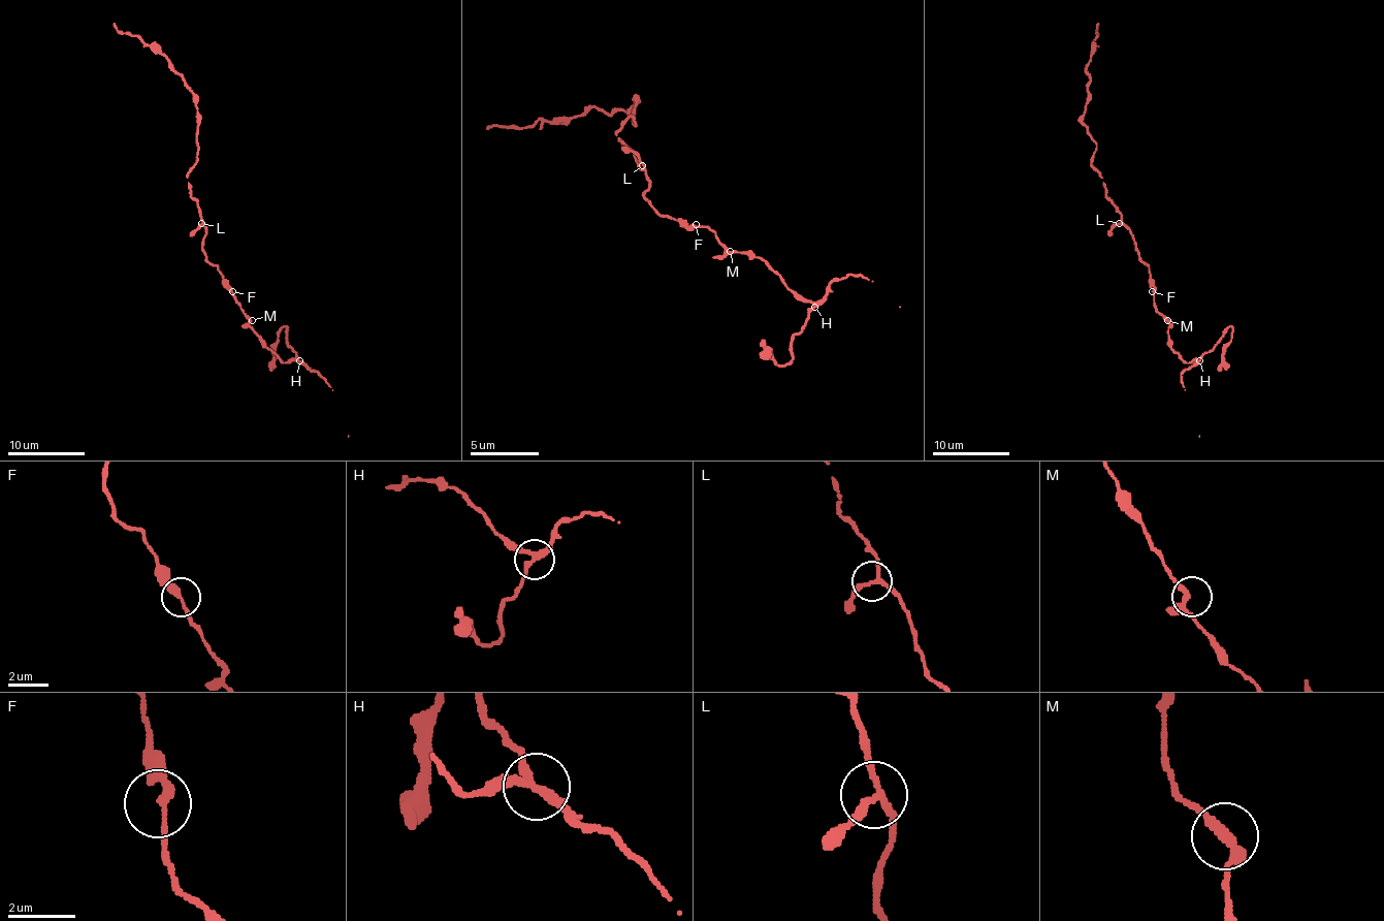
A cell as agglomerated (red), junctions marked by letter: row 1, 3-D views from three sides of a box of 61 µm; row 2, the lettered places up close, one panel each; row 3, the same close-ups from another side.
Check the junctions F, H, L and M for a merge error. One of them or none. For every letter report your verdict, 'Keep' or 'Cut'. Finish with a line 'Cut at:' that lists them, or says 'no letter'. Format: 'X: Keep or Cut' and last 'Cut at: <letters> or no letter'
F: Keep
H: Cut
L: Keep
M: Keep
Cut at: H

